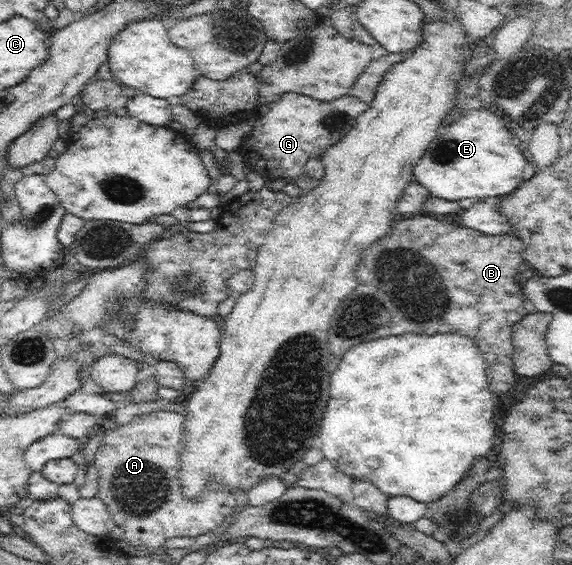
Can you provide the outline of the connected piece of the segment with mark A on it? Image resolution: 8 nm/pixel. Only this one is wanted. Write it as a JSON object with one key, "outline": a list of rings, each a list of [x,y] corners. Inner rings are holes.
{"outline":[[[158,410],[156,413],[144,413],[126,425],[118,425],[106,430],[99,442],[100,449],[95,453],[94,464],[100,477],[97,497],[107,506],[110,516],[116,525],[125,531],[126,542],[134,547],[158,548],[170,537],[193,537],[208,533],[224,523],[228,515],[237,507],[235,495],[226,490],[212,478],[200,495],[200,499],[188,499],[180,485],[180,449],[184,439],[184,413]]]}

